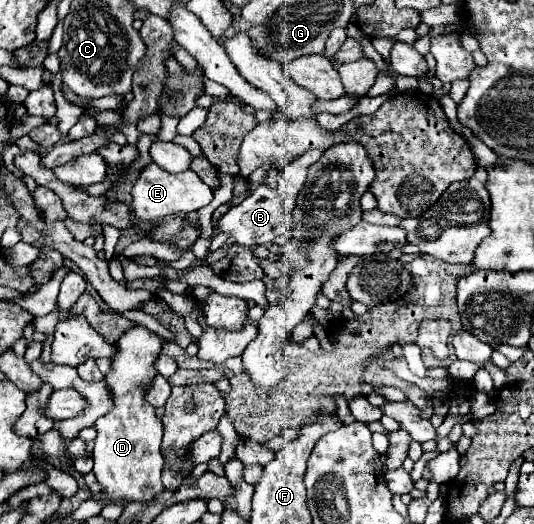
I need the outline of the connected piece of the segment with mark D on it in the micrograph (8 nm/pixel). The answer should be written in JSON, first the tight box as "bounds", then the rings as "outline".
{"bounds":[93,326,163,502],"outline":[[[131,326],[115,342],[115,356],[111,356],[111,370],[105,374],[105,382],[111,388],[113,408],[95,422],[97,440],[93,448],[93,474],[103,486],[101,496],[105,498],[125,498],[129,502],[151,502],[159,492],[163,492],[161,470],[161,420],[155,416],[155,408],[145,400],[151,380],[157,376],[155,360],[163,348],[163,338],[145,326]]]}

